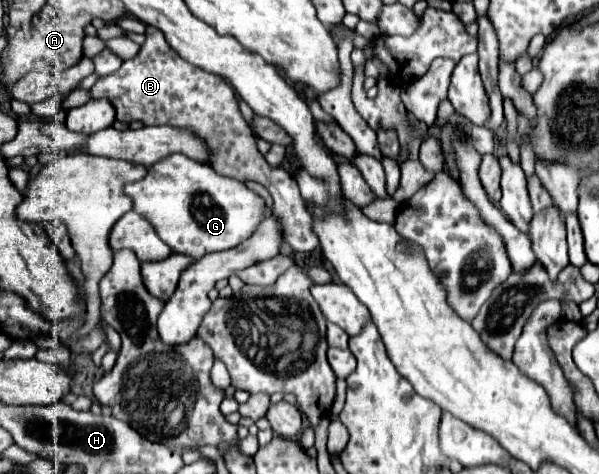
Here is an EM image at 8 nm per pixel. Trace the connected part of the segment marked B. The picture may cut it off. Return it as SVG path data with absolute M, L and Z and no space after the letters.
M146 26L146 42L140 46L140 52L130 58L124 60L120 70L116 70L114 74L100 78L90 90L92 98L108 98L116 110L116 120L130 124L132 120L140 120L144 126L174 126L174 128L186 128L190 130L194 136L198 136L206 148L208 148L208 164L222 176L240 180L240 182L258 182L264 188L268 188L270 196L272 196L272 216L278 220L280 230L282 230L282 240L284 244L292 246L294 252L300 254L308 254L312 250L318 248L318 238L316 232L312 230L312 216L306 210L306 204L302 202L300 190L296 186L296 180L290 172L286 172L282 166L268 166L266 158L262 156L262 152L256 148L256 138L252 134L252 130L248 128L246 120L242 118L238 104L236 104L236 94L234 88L228 86L224 82L224 78L210 74L198 66L192 66L190 62L182 60L164 40L164 34L154 28L154 26Z

